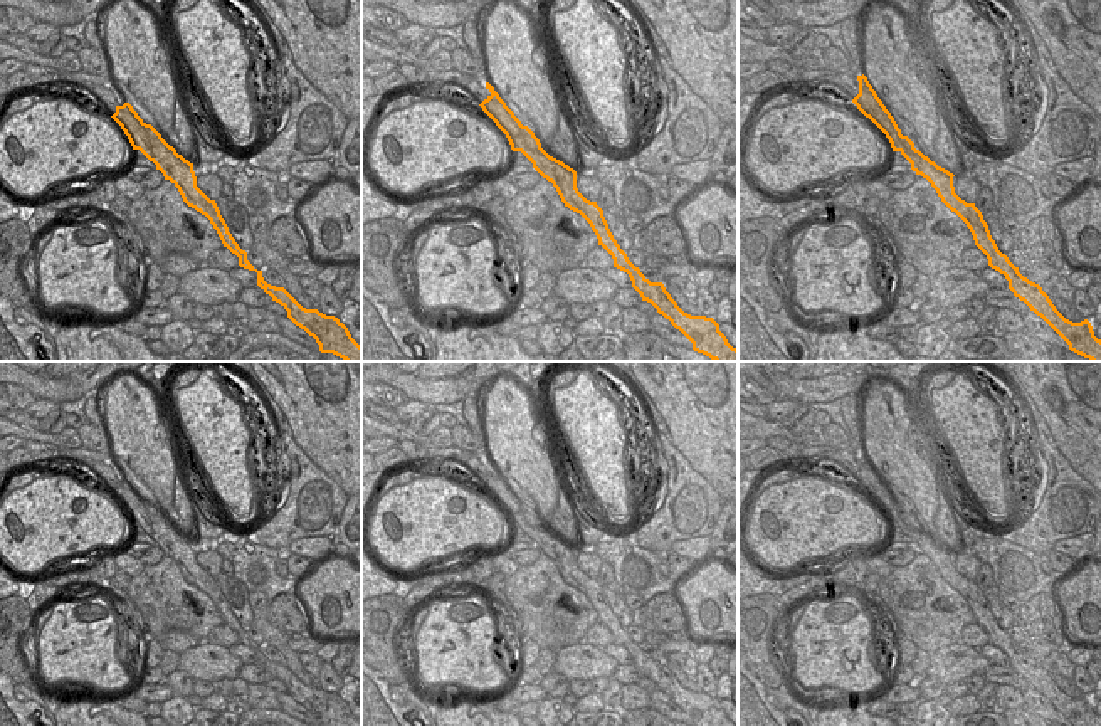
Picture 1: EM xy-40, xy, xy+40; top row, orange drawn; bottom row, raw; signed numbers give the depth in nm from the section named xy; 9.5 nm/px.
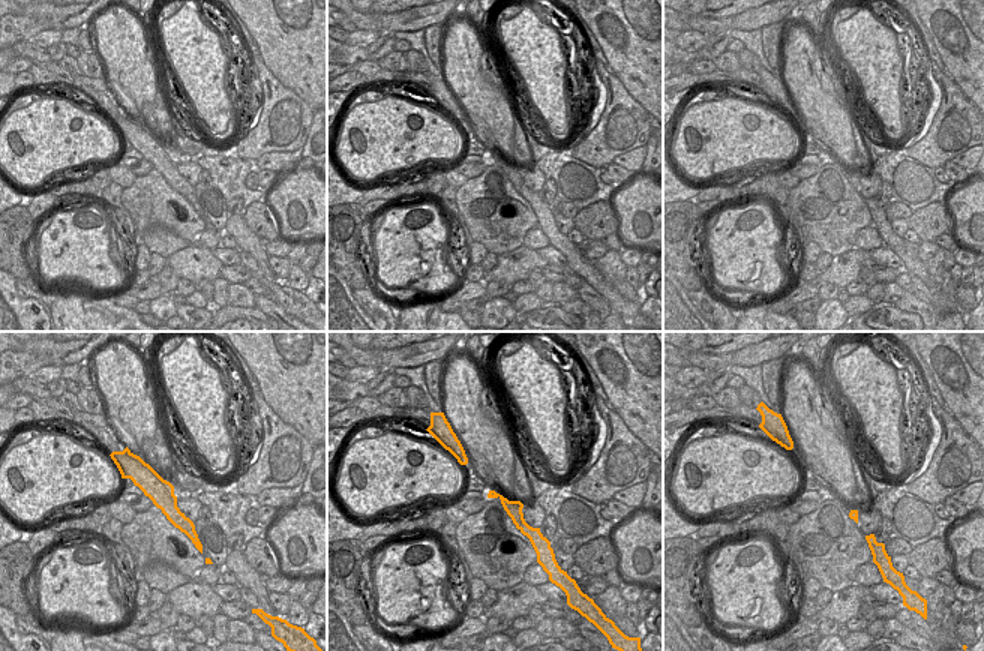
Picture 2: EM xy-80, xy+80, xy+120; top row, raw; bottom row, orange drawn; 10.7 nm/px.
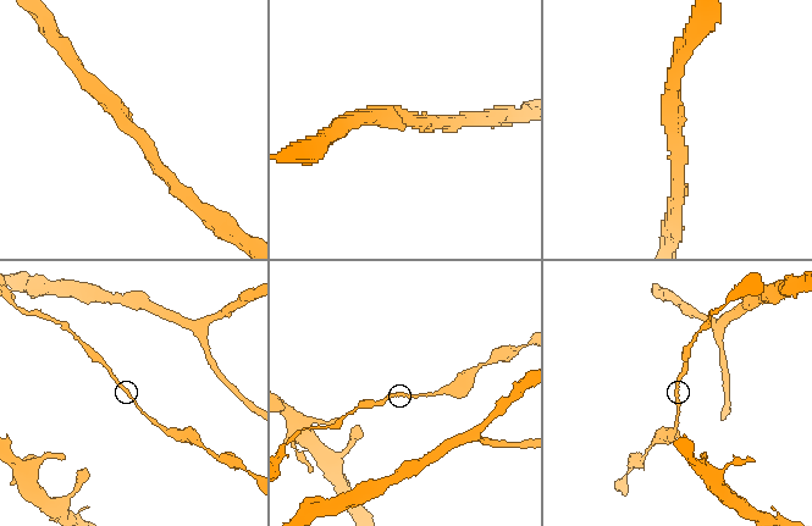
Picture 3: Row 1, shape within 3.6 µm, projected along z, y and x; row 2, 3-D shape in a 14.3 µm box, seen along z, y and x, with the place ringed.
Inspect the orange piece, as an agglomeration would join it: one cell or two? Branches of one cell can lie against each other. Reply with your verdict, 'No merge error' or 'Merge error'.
No merge error.

